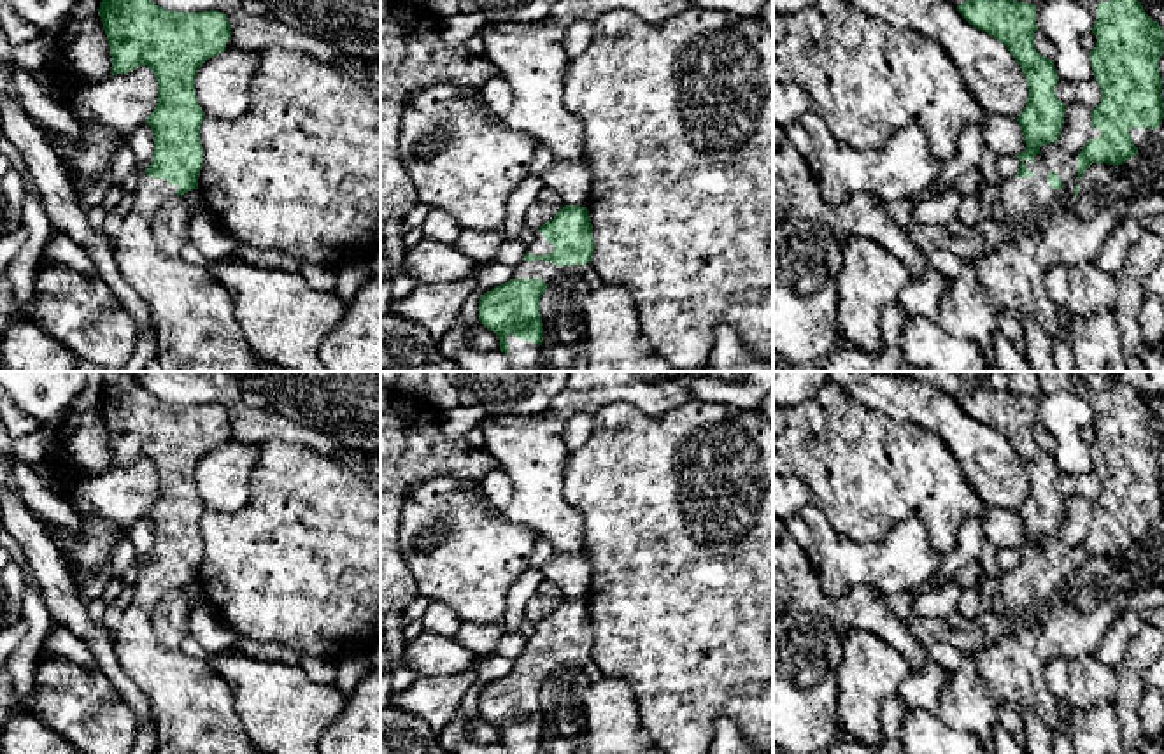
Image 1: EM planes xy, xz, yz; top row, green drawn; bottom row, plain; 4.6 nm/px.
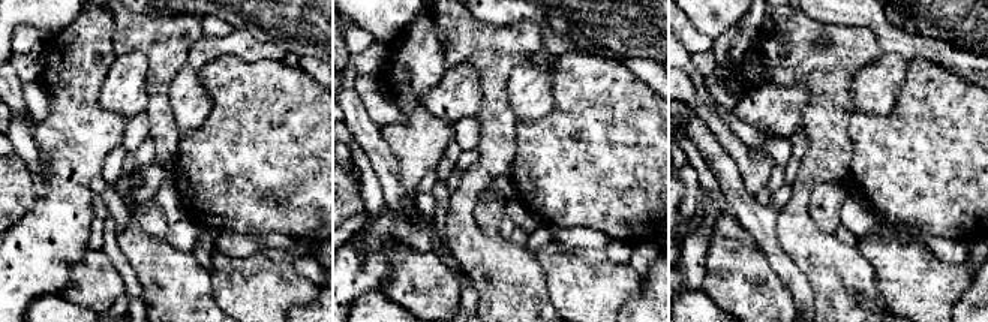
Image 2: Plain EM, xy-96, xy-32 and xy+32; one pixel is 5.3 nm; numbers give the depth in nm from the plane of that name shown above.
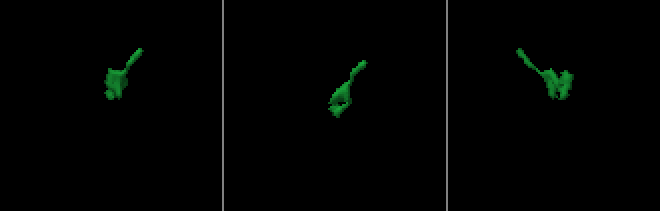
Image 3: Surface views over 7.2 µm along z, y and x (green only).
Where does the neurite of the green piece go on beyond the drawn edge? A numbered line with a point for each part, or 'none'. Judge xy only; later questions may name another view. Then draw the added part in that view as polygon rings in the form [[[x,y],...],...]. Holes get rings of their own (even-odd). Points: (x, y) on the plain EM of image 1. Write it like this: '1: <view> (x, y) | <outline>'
1: xy (193, 709) | [[[147,566],[137,572],[133,600],[114,637],[121,668],[151,703],[156,722],[156,750],[160,754],[258,754],[235,712],[226,680],[210,666],[209,659],[198,659],[184,649],[163,645],[151,626],[158,601],[170,589],[177,589],[177,582],[177,577],[170,579],[167,572]]]

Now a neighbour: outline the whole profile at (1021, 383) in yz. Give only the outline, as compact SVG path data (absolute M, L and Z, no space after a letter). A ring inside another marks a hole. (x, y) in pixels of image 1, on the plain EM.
M1010 372L1008 389L1015 395L1026 395L1036 398L1040 395L1036 372Z

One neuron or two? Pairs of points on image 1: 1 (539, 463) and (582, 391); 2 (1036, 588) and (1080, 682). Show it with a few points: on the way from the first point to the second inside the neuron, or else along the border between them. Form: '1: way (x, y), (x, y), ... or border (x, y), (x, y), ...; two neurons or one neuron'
1: border (549, 412), (563, 421); two neurons
2: border (1091, 653), (1047, 665), (1045, 684), (1054, 698); two neurons

